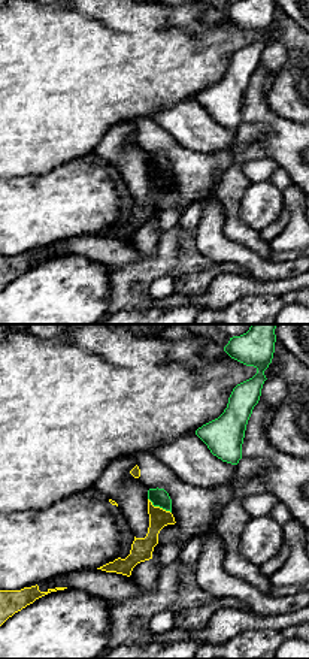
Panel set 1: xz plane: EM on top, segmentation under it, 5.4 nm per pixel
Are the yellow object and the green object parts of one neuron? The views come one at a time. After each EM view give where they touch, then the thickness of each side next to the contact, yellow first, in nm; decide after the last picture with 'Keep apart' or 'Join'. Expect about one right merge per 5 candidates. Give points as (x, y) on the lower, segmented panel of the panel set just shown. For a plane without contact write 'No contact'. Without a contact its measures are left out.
Touches yellow at (158, 507). Thickness 120 nm (yellow) against 100 nm

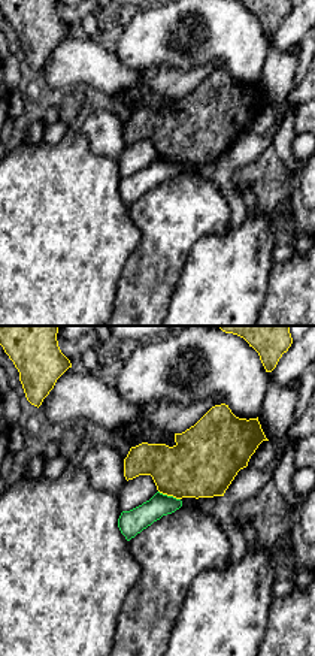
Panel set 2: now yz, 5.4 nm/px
Touches yellow at (169, 495). Thickness 360 nm (yellow) against 140 nm

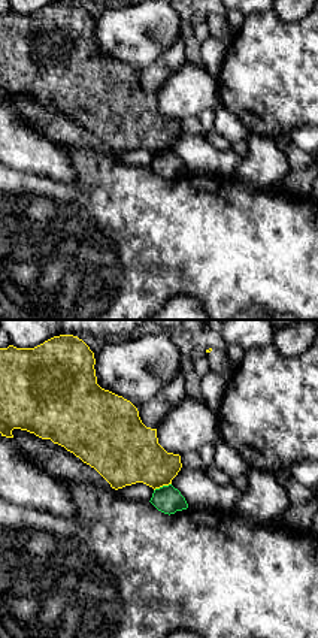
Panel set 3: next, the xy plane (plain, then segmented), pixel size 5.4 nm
Touches yellow at (161, 486). Thickness 320 nm (yellow) against 150 nm

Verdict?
Keep apart

